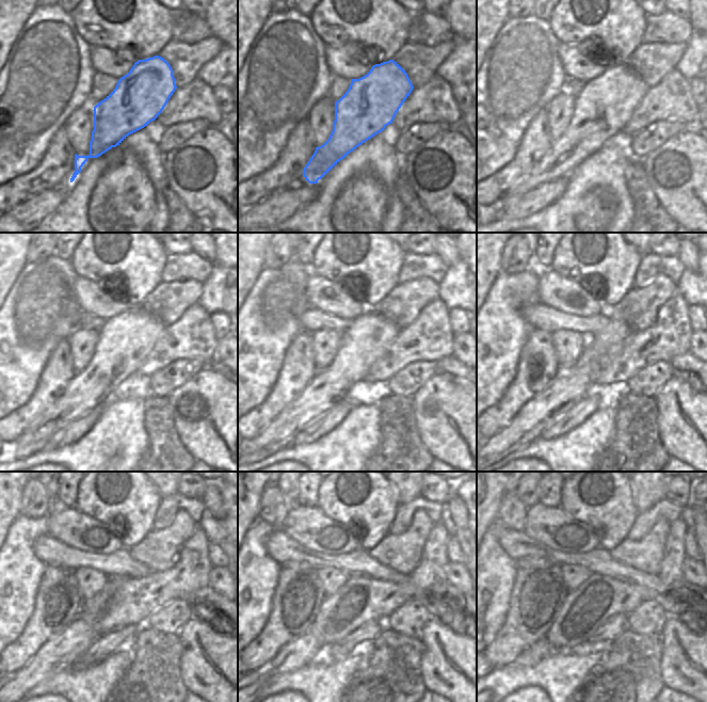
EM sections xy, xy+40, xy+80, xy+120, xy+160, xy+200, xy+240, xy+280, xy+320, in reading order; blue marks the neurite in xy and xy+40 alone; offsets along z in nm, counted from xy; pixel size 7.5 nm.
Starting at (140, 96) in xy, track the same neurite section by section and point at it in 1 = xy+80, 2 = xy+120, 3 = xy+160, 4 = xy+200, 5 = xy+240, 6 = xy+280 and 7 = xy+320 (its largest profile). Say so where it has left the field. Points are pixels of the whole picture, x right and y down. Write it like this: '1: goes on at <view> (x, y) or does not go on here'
1: goes on at xy+80 (604, 106)
2: goes on at xy+120 (125, 341)
3: goes on at xy+160 (369, 335)
4: goes on at xy+200 (569, 386)
5: goes on at xy+240 (60, 653)
6: goes on at xy+280 (298, 653)
7: goes on at xy+320 (542, 649)

